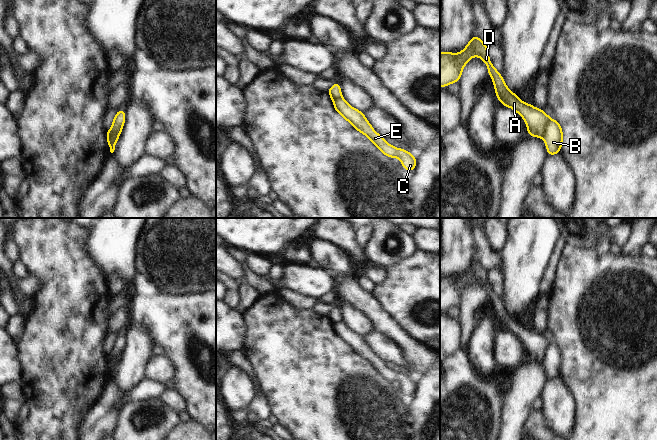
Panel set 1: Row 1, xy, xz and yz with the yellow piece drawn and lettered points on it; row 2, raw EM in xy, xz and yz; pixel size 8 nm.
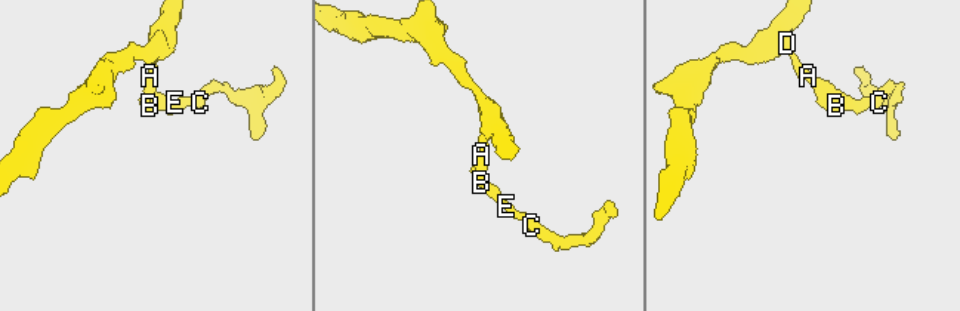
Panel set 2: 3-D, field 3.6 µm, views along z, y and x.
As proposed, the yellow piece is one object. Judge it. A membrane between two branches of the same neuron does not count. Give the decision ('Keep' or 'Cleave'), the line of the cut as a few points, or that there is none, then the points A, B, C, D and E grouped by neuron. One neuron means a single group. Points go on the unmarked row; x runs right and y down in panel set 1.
Cleave. Split along yz (551, 344), (543, 361). Groups: A D / B C E.

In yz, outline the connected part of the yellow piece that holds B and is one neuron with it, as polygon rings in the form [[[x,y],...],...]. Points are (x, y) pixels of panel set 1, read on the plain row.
[[[551,344],[545,354],[544,360],[548,380],[560,376],[562,371],[563,356],[557,344]]]

